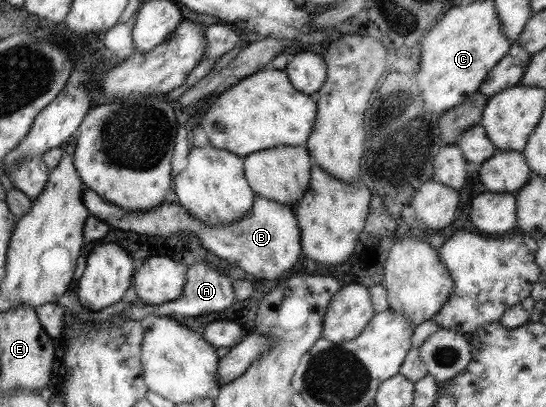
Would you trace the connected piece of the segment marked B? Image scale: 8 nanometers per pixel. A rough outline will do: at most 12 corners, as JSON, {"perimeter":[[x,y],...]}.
{"perimeter":[[84,187],[92,215],[122,231],[182,237],[256,280],[300,255],[294,208],[254,195],[208,226],[180,204],[129,212]]}

